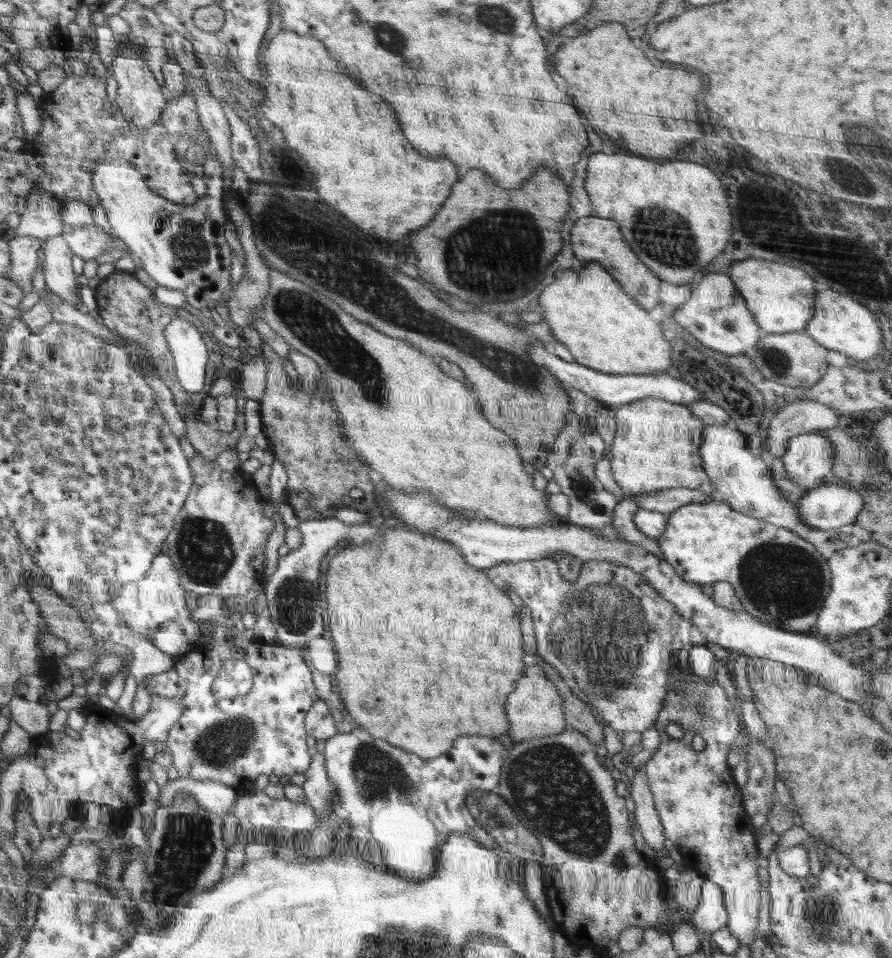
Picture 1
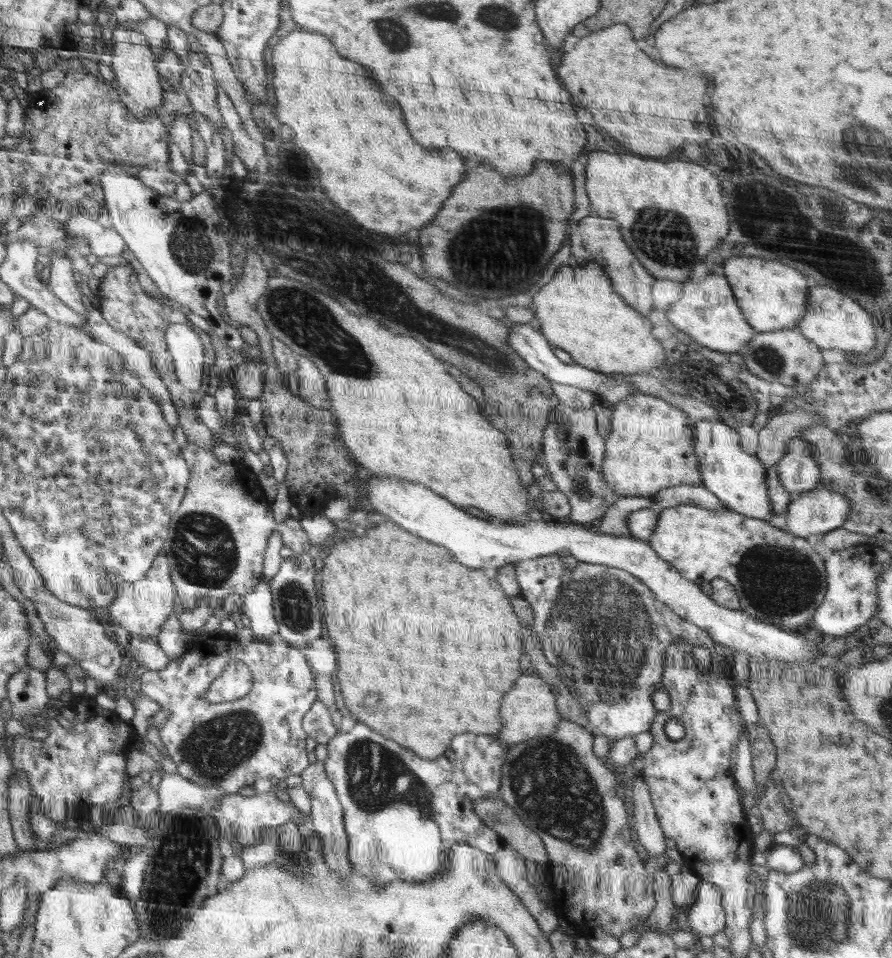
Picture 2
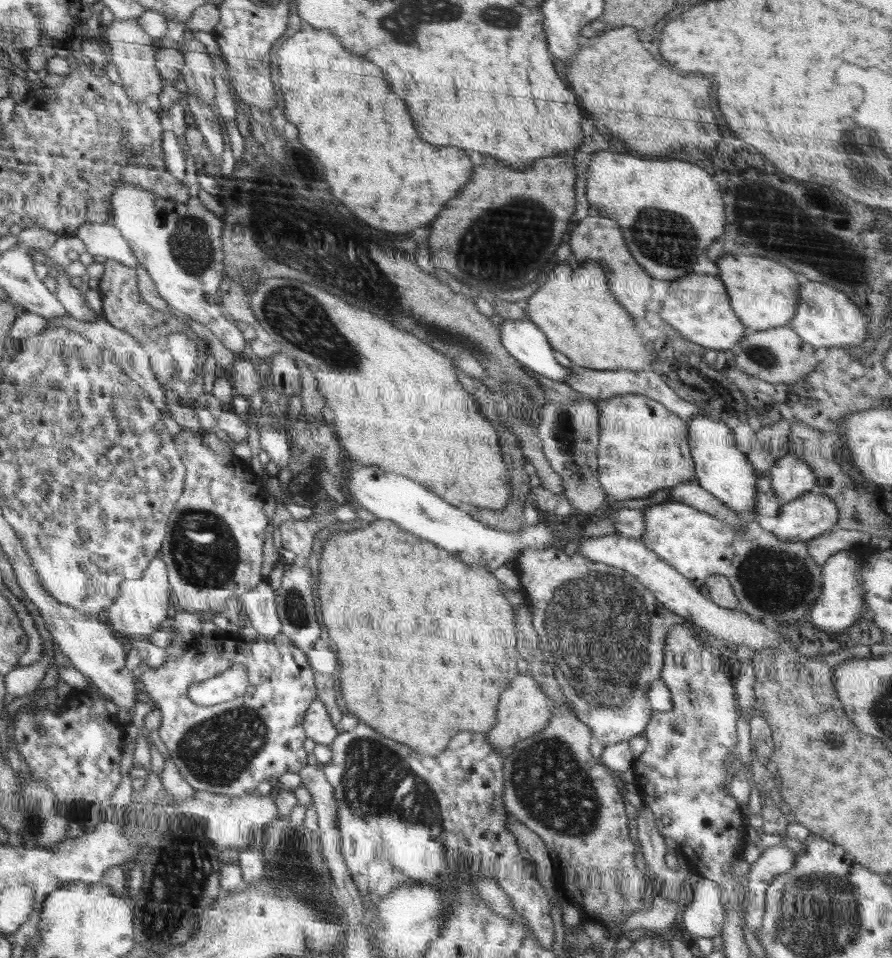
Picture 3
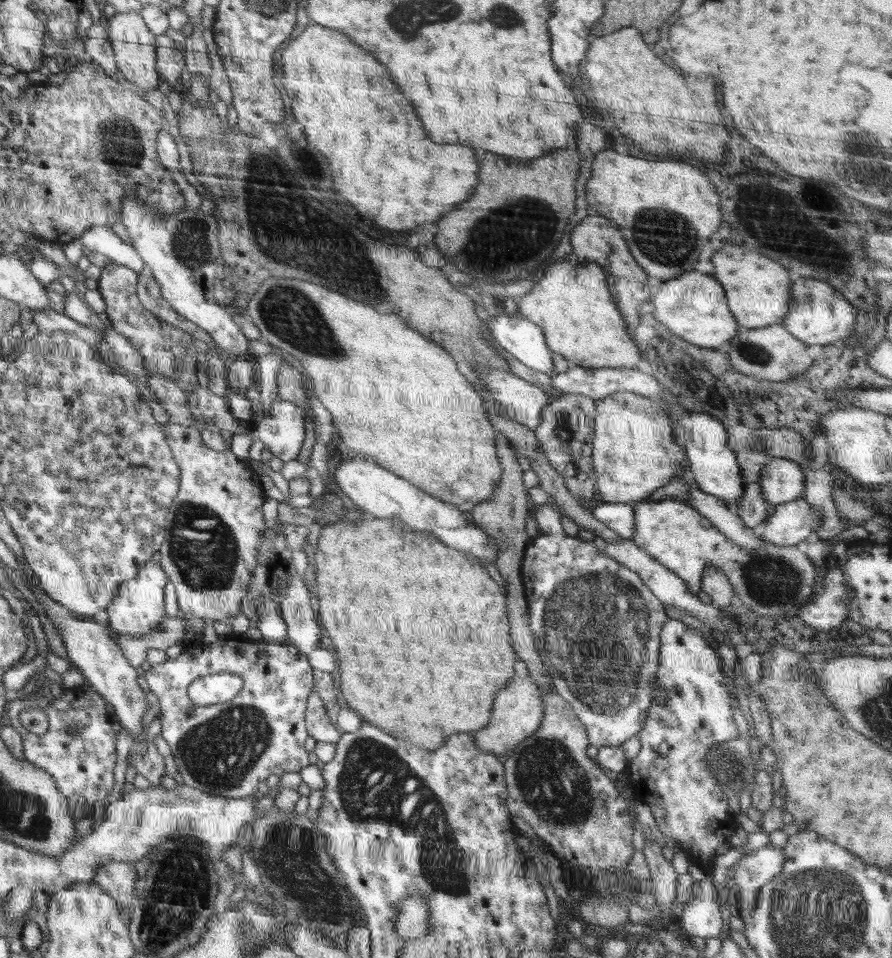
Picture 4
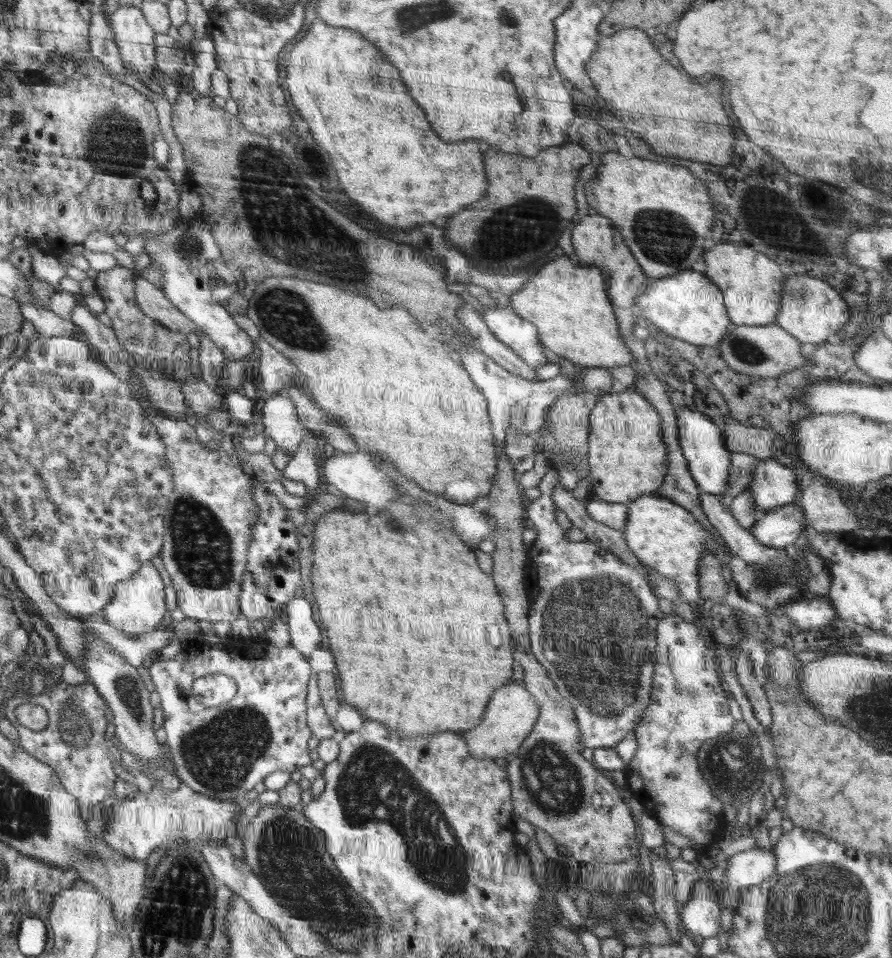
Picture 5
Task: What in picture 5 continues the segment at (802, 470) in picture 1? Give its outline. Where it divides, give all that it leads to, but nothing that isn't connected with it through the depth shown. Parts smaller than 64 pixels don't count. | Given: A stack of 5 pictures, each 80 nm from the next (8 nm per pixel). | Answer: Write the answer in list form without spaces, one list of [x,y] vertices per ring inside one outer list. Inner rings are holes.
[[[774,458],[761,460],[754,469],[752,480],[746,489],[749,489],[751,497],[754,498],[753,508],[757,520],[767,512],[793,503],[800,492],[796,485],[796,475]]]

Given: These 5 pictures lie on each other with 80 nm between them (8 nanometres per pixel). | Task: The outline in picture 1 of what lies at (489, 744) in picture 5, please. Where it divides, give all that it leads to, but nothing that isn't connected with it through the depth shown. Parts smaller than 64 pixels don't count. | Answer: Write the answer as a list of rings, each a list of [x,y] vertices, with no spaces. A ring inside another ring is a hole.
[[[538,664],[527,667],[524,676],[518,680],[518,686],[506,702],[506,714],[510,722],[506,735],[515,744],[528,739],[560,734],[568,726],[563,706],[563,698],[554,683],[546,678],[541,667]]]

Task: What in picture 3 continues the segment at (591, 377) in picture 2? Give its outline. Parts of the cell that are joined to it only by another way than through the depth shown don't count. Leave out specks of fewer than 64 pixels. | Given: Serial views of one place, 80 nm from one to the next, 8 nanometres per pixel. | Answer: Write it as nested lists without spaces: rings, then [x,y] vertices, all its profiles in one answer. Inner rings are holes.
[[[528,318],[497,320],[502,346],[530,371],[556,382],[565,383],[572,368],[564,368],[554,356],[554,350],[543,330]]]

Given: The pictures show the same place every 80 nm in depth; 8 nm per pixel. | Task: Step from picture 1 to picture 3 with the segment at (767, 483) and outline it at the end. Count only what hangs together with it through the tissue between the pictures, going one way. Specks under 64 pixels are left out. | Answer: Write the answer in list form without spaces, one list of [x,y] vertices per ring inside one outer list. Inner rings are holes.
[[[710,415],[687,420],[688,444],[694,461],[694,480],[733,511],[755,511],[755,484],[759,479],[745,454],[736,449],[733,431],[723,421]]]

